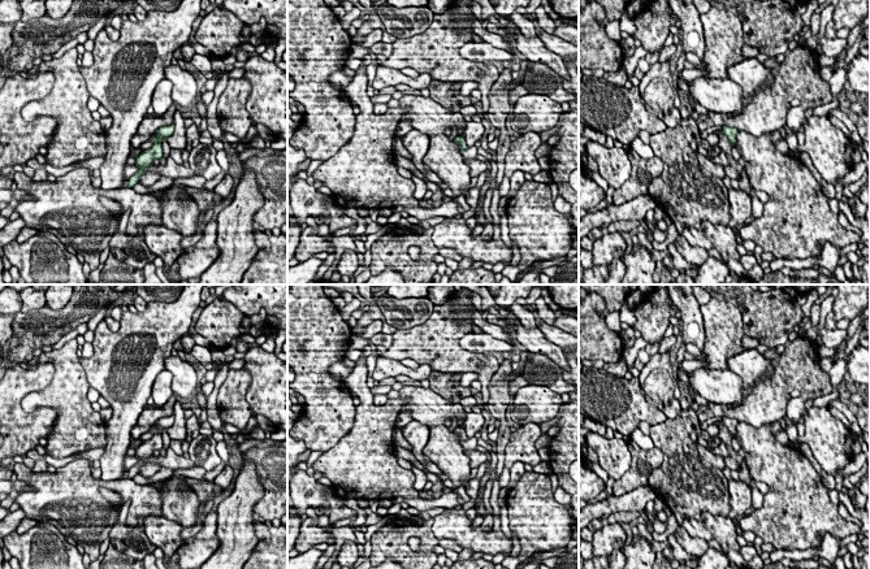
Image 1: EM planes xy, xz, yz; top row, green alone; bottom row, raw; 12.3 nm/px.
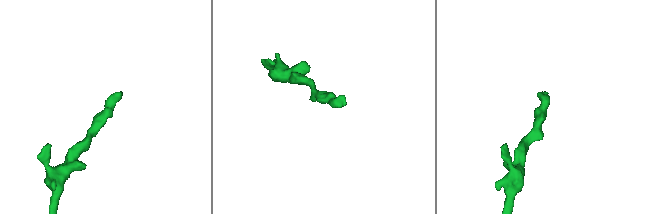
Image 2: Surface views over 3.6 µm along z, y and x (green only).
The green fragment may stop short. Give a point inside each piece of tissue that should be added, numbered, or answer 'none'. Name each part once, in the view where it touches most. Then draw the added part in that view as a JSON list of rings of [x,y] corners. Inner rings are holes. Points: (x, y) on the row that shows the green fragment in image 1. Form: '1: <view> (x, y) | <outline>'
1: xz (470, 152) | [[[466,144],[466,149],[464,151],[462,151],[460,149],[460,147],[459,147],[459,152],[460,152],[460,155],[464,157],[464,158],[476,158],[476,156],[477,156],[477,147],[468,147],[467,144]]]

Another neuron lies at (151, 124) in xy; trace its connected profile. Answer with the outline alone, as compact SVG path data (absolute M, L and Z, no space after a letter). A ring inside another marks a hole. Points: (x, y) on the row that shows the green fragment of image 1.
M168 109L165 114L156 116L146 114L135 135L131 138L131 148L139 148L144 142L147 142L160 127L173 123L173 109Z

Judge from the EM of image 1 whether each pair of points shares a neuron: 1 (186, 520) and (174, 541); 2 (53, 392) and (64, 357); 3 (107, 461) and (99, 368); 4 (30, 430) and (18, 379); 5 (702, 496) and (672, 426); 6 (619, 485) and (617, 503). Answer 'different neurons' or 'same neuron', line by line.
1: different neurons
2: same neuron
3: same neuron
4: same neuron
5: same neuron
6: different neurons

